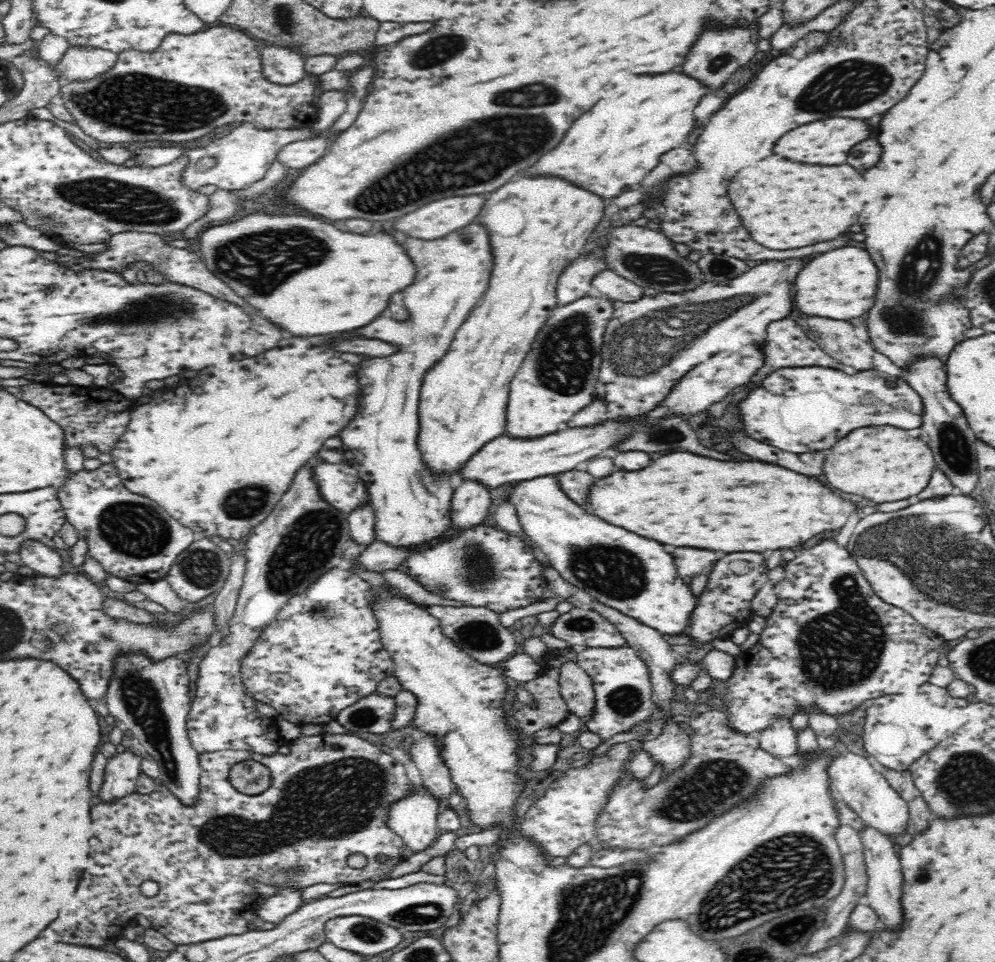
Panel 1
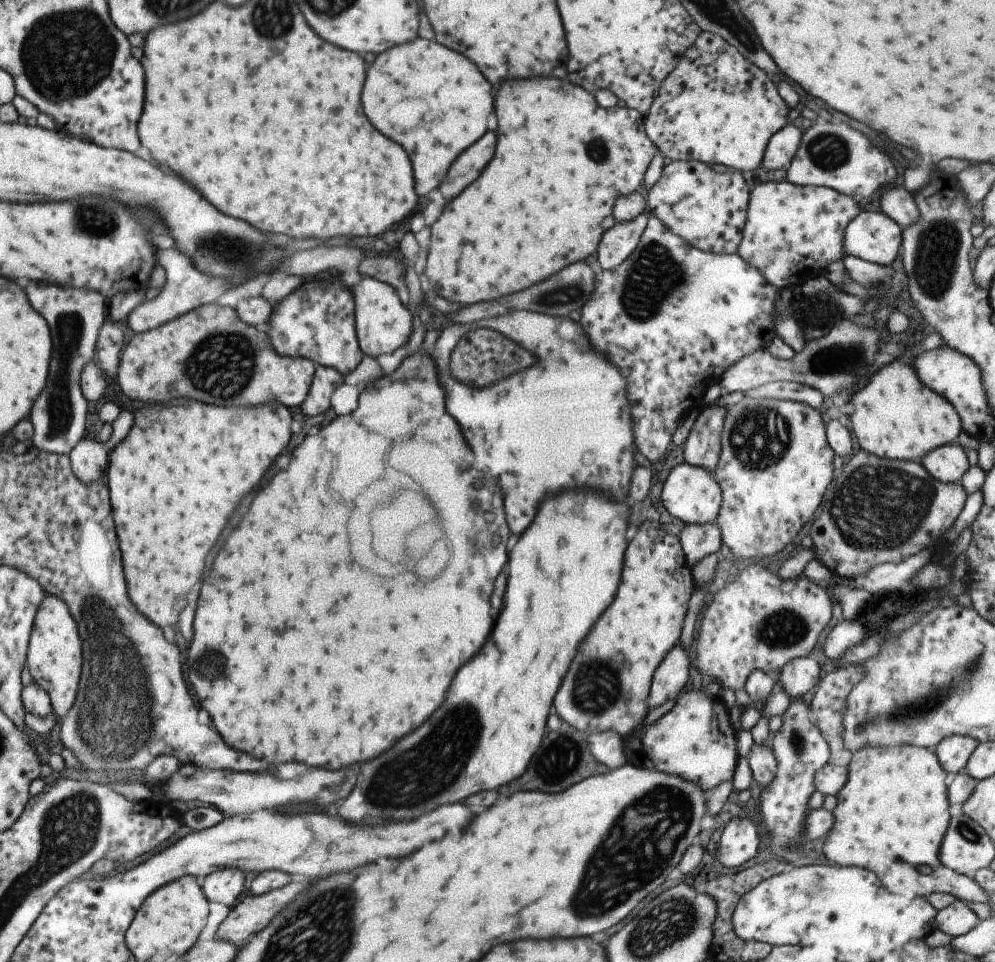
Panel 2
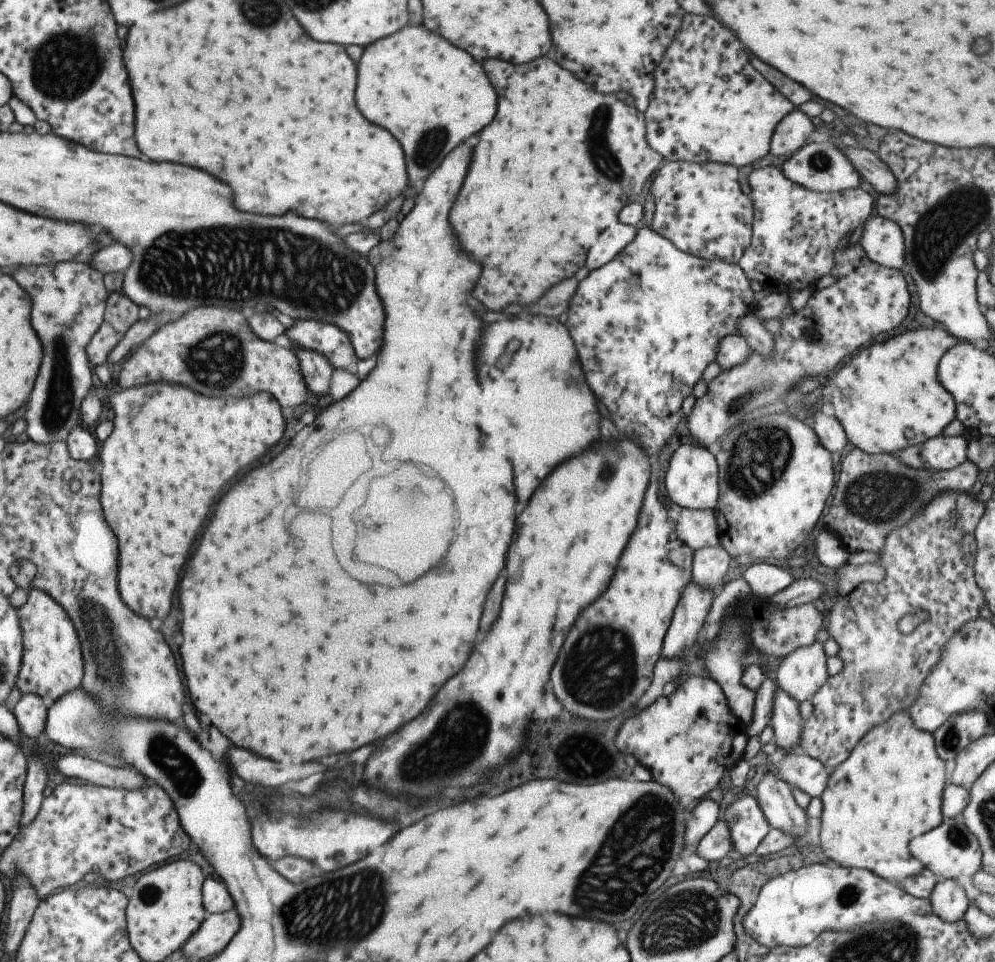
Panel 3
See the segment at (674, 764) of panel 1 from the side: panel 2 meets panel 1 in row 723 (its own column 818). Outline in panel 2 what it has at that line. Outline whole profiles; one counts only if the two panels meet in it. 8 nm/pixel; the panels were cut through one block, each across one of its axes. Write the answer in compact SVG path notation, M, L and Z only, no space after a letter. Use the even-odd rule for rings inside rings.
M807 656L787 662L775 678L779 682L779 688L787 692L787 696L803 696L817 684L817 674L817 660L813 656Z

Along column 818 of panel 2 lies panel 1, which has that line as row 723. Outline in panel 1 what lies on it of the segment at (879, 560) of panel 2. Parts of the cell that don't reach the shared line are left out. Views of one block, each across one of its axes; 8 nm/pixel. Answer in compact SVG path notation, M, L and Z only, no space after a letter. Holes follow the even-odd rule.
M570 648L570 650L558 650L558 652L548 652L546 654L546 662L542 666L542 674L538 678L534 678L534 682L526 682L526 690L532 694L534 704L538 704L536 708L524 706L520 702L512 702L512 716L508 718L510 726L516 728L516 732L522 732L524 736L532 736L534 732L542 730L542 728L556 728L560 722L564 722L572 712L568 710L568 704L564 702L562 694L560 694L560 666L564 662L576 662L578 660L578 650Z

